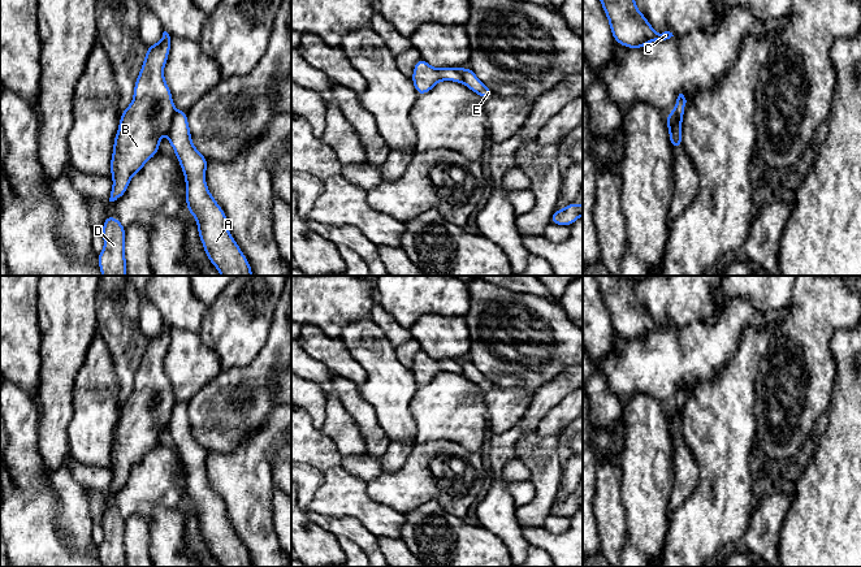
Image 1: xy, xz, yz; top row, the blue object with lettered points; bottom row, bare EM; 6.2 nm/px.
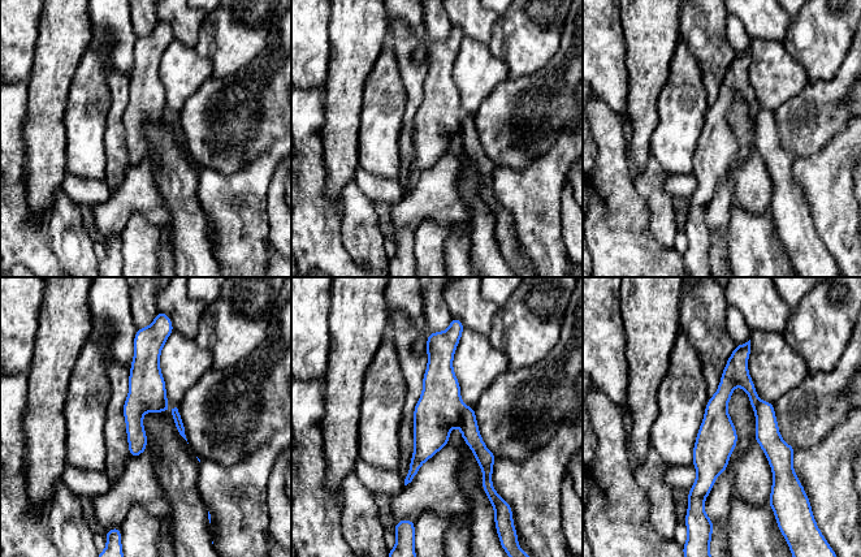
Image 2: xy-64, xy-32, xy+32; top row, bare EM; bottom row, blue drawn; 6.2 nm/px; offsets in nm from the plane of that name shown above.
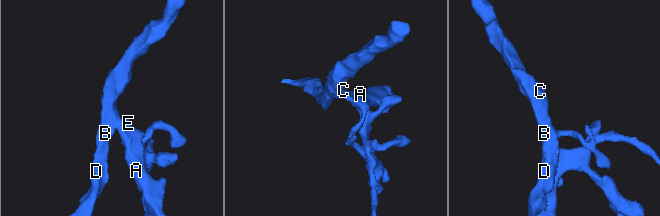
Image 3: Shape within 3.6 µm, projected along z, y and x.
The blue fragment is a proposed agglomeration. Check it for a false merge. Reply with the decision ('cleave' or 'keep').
cleave

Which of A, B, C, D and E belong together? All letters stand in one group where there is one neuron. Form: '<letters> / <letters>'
A E / B C D

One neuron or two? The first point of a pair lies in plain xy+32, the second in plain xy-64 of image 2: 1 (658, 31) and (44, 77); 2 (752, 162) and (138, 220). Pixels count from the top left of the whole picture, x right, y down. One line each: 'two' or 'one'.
1: one
2: two

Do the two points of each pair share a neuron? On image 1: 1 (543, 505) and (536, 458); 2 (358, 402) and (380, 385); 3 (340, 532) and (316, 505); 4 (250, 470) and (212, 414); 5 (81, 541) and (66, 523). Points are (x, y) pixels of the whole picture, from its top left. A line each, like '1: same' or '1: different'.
1: same
2: different
3: different
4: different
5: same

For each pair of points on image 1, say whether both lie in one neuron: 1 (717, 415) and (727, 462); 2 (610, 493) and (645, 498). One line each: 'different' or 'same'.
1: same
2: different

